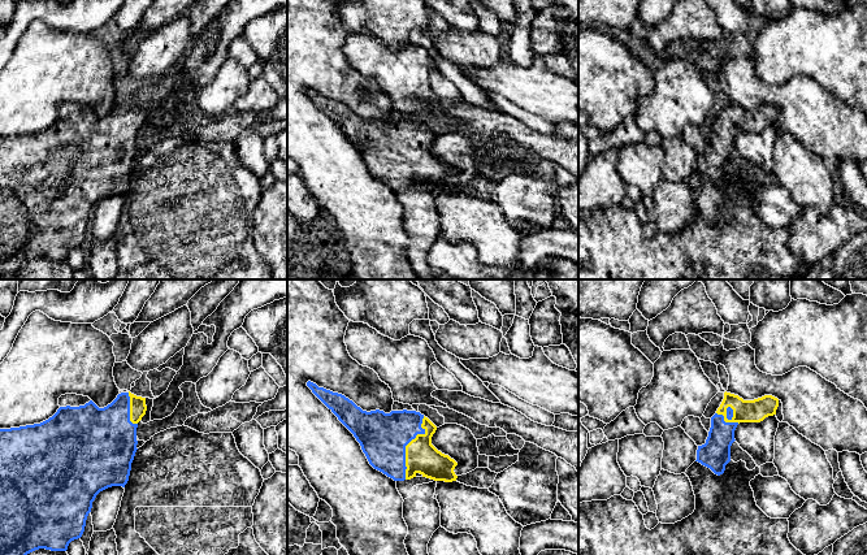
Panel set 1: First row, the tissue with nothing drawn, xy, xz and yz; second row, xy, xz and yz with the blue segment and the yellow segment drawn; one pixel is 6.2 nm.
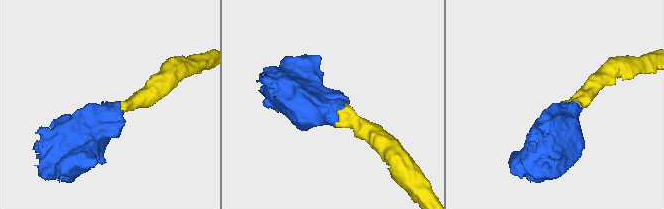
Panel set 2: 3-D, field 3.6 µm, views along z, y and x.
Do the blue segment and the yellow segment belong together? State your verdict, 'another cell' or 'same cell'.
same cell

